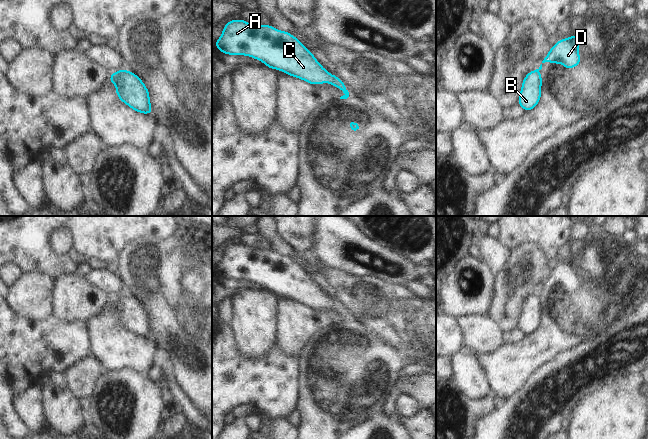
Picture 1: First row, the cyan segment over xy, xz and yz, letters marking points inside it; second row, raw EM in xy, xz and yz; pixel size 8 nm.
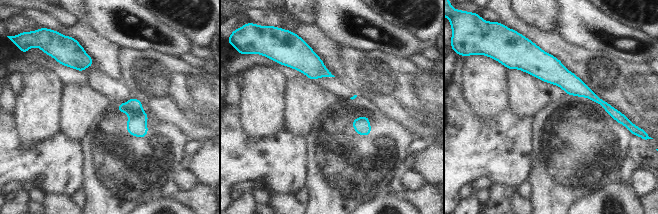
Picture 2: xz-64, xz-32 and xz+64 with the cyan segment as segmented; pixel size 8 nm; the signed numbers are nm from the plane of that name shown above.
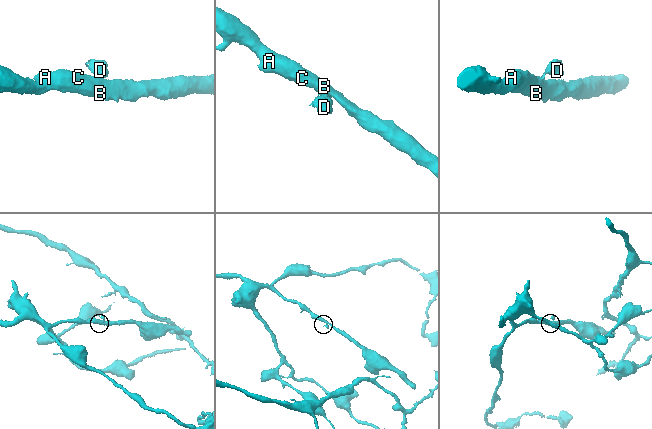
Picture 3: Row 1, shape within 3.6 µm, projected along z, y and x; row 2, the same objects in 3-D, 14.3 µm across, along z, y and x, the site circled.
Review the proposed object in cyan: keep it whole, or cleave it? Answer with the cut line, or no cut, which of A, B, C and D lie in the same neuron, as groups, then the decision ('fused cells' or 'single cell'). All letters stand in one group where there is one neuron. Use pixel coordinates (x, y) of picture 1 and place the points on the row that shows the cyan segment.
cut in xz along (346, 93), (348, 95); A B C / D; fused cells

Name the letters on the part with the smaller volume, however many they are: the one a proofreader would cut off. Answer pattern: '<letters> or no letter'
D

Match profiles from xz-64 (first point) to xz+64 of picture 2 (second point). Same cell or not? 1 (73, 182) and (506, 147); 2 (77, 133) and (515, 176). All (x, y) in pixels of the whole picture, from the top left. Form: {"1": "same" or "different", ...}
{"1": "same", "2": "different"}

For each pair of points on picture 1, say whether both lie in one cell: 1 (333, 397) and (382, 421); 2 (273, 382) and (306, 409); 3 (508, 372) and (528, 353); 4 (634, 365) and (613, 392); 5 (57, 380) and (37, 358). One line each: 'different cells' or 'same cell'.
1: different cells
2: different cells
3: same cell
4: different cells
5: different cells

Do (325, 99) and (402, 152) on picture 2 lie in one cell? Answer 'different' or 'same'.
different

